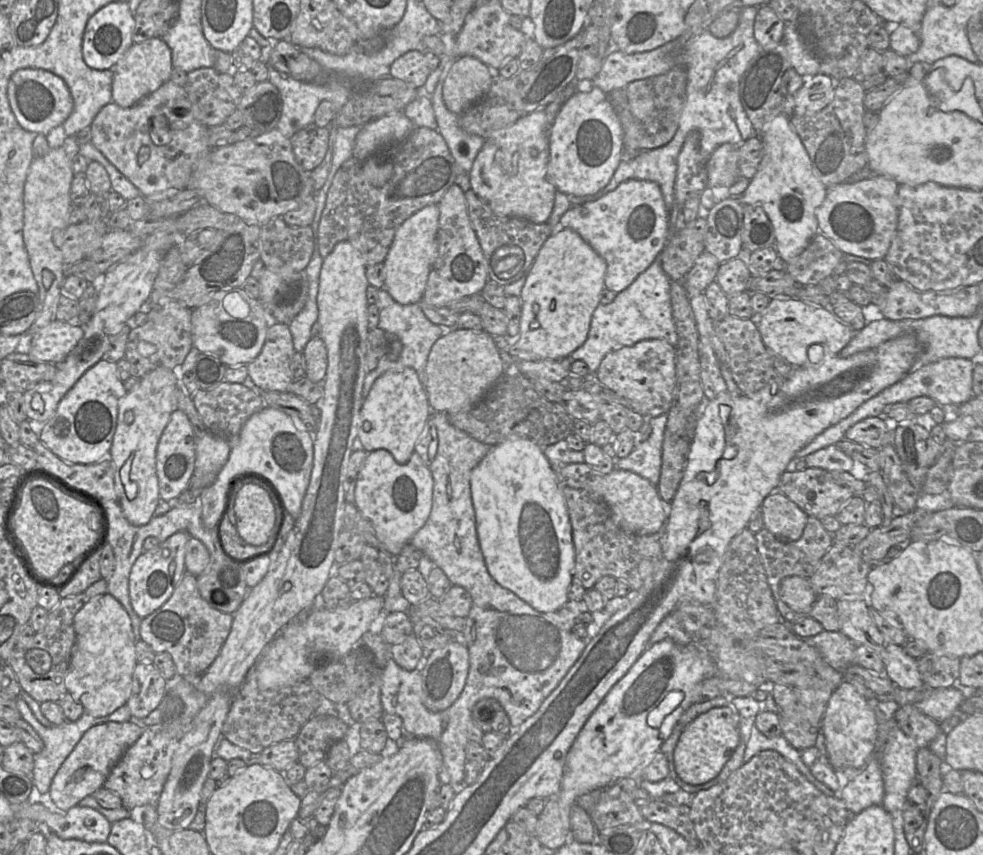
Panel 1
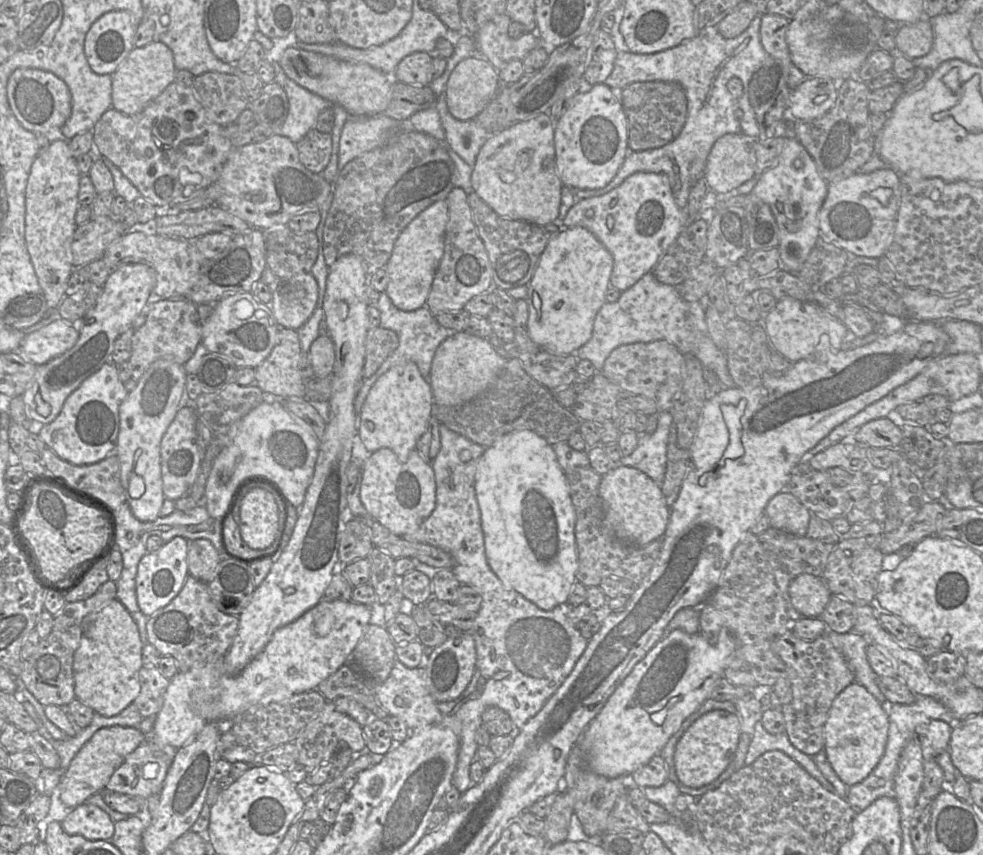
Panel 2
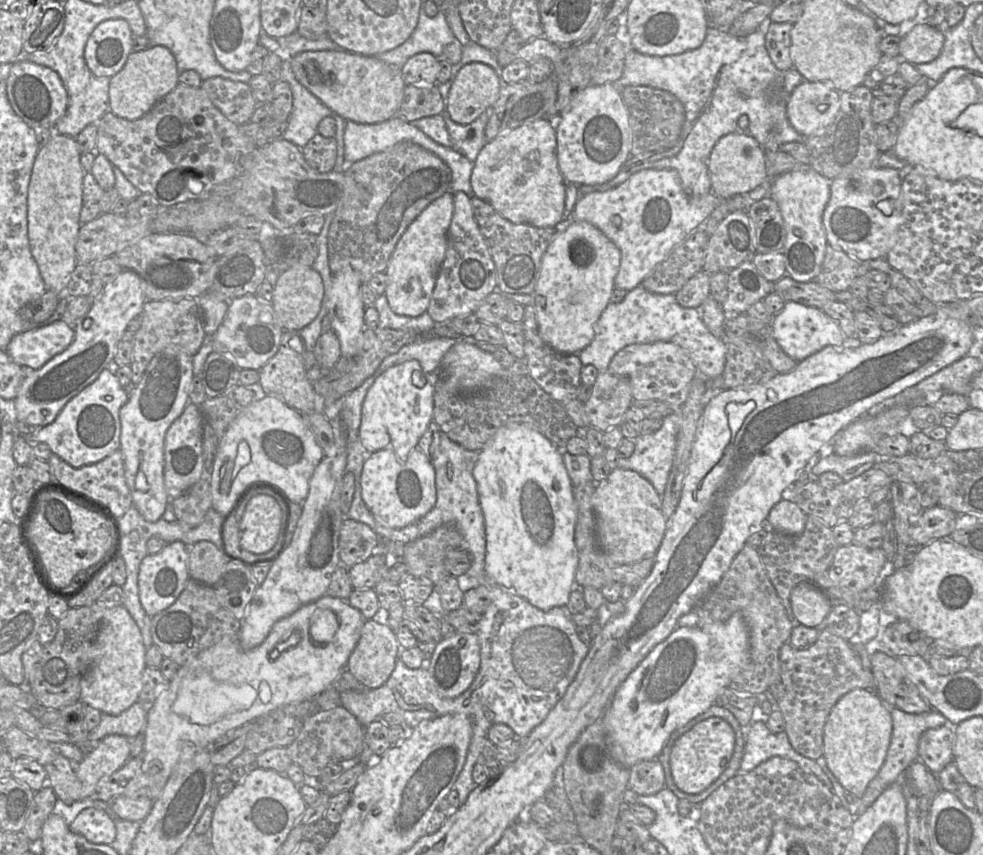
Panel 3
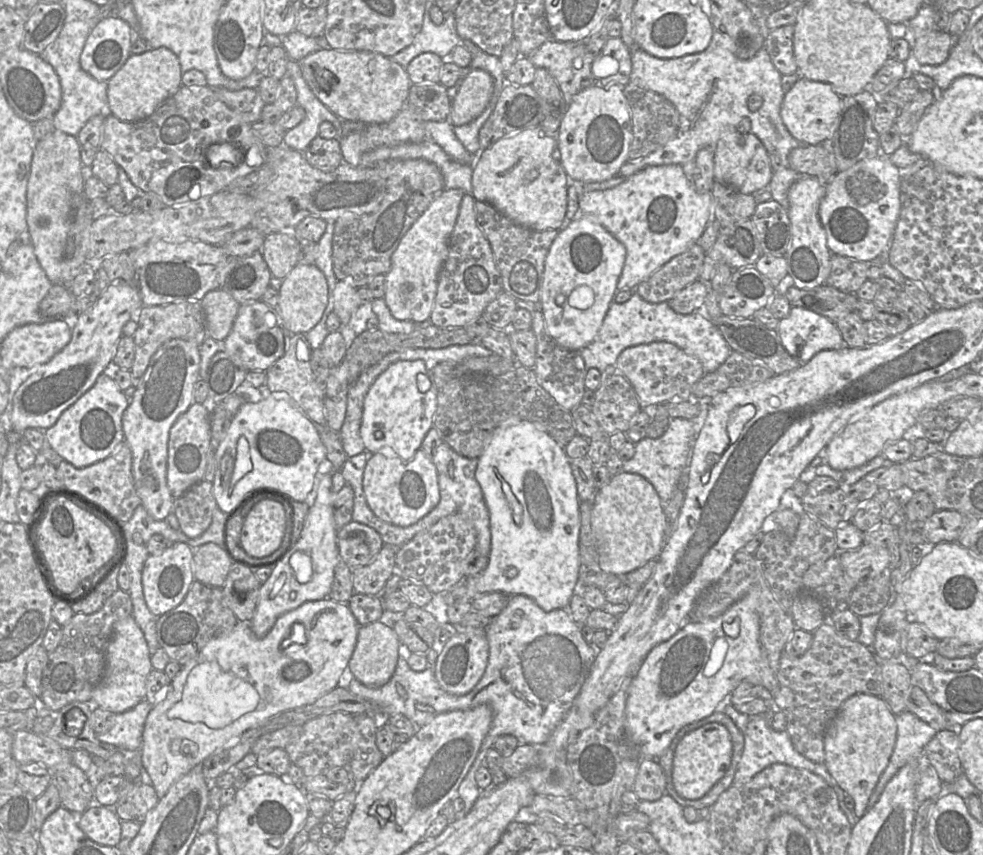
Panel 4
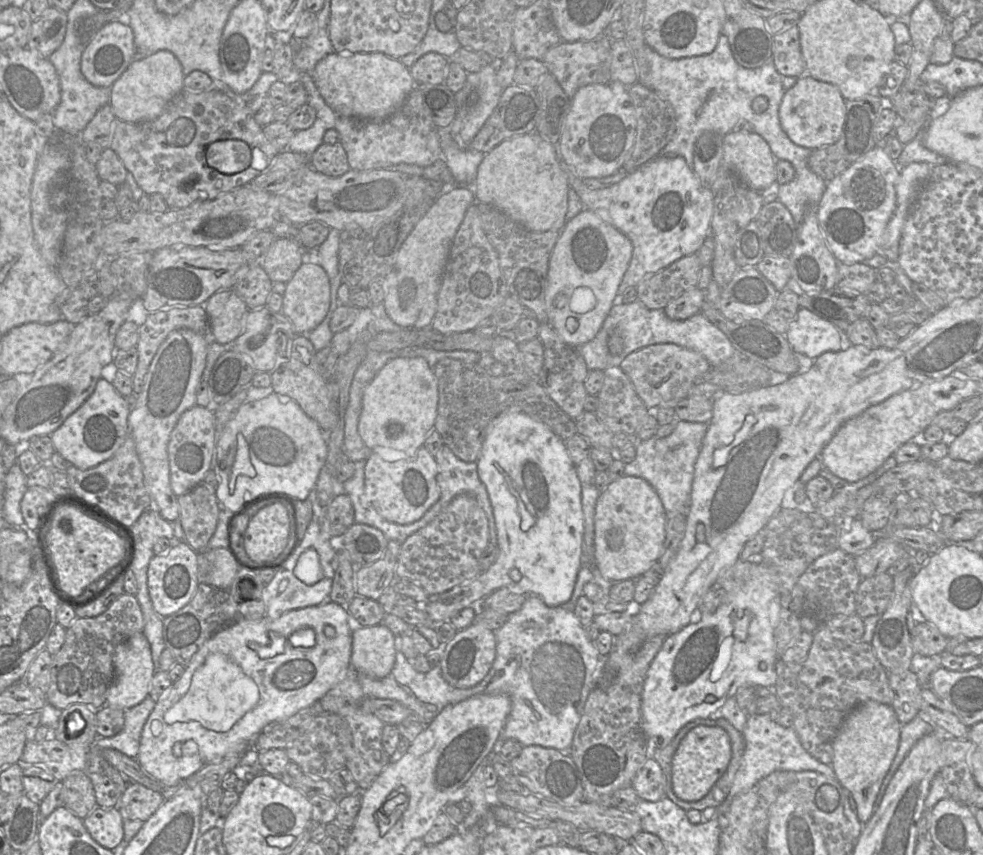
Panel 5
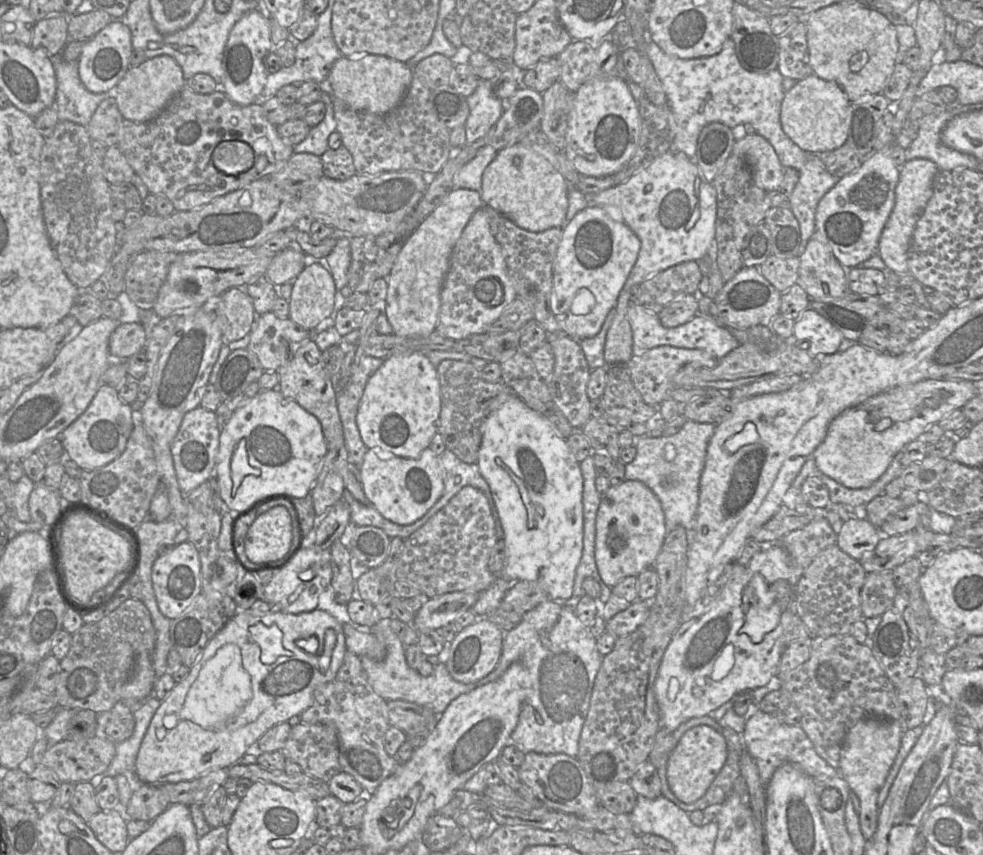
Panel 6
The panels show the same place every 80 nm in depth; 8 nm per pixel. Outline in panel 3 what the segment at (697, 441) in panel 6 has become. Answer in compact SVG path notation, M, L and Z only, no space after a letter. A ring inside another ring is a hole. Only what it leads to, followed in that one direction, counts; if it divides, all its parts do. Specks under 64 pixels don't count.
M672 413L662 419L662 426L652 434L640 435L629 458L619 460L618 467L638 472L662 497L673 463L681 417Z

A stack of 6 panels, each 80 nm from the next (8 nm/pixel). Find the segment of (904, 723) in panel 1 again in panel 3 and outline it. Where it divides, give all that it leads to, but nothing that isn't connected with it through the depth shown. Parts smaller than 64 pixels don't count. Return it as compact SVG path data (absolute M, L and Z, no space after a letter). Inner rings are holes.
M942 726L926 730L918 744L919 760L933 773L938 774L953 761L955 732Z

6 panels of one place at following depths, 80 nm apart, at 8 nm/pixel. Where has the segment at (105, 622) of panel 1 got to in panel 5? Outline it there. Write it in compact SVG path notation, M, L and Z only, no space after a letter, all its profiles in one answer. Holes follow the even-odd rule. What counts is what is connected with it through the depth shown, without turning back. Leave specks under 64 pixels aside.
M137 632L119 643L114 651L113 665L115 677L106 692L106 706L127 710L149 697L150 684L155 674L150 644L143 634Z

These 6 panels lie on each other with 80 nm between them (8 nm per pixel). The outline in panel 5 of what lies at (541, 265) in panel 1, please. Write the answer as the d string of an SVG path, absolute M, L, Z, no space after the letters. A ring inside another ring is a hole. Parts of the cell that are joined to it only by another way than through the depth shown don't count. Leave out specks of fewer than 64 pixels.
M582 210L568 220L552 250L545 290L548 323L571 346L581 346L599 332L632 258L631 241L590 210ZM574 317L578 328L570 332L566 320Z

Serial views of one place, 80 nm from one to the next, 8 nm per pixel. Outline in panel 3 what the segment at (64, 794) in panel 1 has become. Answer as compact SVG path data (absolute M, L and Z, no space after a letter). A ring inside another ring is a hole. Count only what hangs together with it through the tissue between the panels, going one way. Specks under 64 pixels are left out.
M112 734L104 737L95 747L86 751L81 762L74 764L76 776L81 783L80 800L92 796L98 784L103 779L120 769L129 758L130 739L118 734Z

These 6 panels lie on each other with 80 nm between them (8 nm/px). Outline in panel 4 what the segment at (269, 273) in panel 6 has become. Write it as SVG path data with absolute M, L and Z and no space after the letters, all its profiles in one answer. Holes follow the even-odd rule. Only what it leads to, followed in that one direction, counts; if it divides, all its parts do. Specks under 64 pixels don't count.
M291 233L264 237L262 255L273 277L284 279L298 264L300 252L300 242Z

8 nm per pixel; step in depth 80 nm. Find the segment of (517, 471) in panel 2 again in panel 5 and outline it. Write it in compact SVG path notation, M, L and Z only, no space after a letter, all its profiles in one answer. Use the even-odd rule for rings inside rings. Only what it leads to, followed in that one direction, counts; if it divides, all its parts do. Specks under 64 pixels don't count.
M501 413L487 428L477 471L493 509L499 549L497 559L487 571L440 595L429 596L428 602L419 604L420 607L435 624L441 624L466 607L479 606L485 597L500 588L508 588L517 594L536 595L549 607L568 602L582 566L584 520L581 484L565 441L544 423L525 413Z

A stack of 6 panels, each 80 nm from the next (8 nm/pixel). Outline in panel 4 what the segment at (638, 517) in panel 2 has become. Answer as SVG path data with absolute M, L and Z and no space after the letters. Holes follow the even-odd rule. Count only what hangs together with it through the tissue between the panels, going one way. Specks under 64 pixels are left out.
M625 471L612 476L607 484L597 490L592 503L591 528L600 568L615 575L631 572L650 560L656 560L666 542L662 501L656 490L643 476Z

